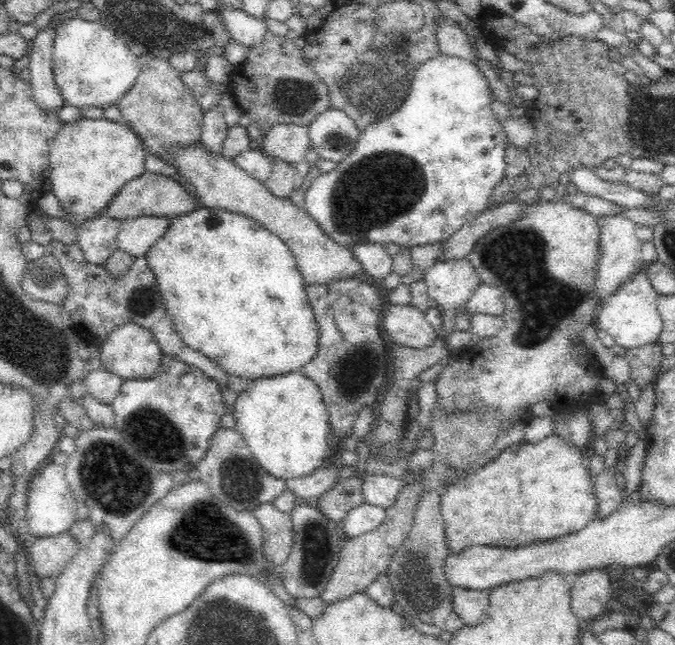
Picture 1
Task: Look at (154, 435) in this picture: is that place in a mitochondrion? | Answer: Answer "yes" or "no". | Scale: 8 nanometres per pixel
yes

